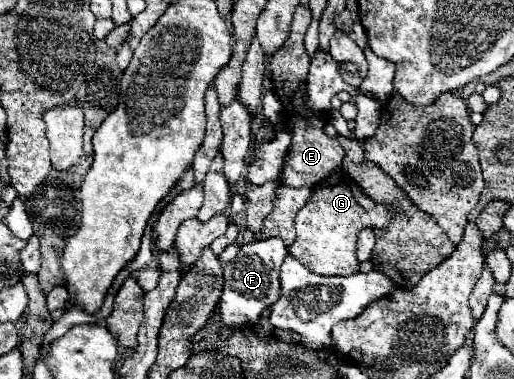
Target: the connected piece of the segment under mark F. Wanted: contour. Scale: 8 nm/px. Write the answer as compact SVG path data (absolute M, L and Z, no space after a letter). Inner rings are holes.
M281 238L253 240L241 246L235 260L223 264L223 294L219 300L219 314L227 326L255 324L263 310L279 298L279 268L287 256L287 246Z

